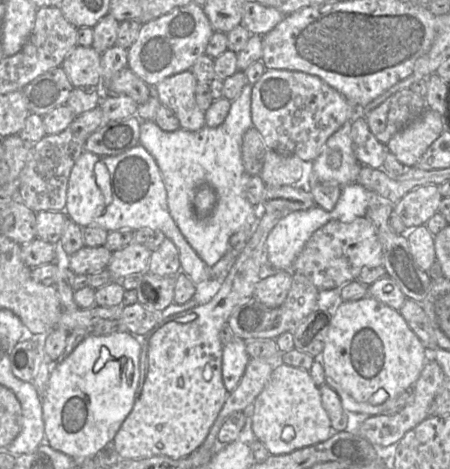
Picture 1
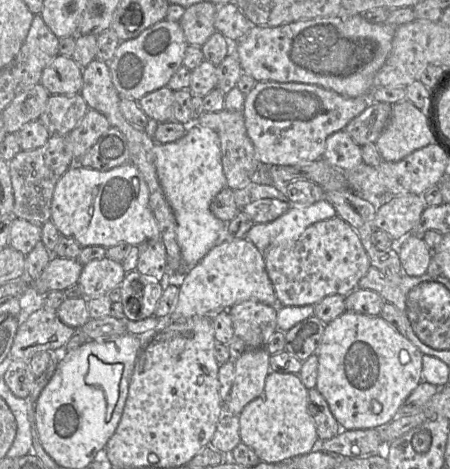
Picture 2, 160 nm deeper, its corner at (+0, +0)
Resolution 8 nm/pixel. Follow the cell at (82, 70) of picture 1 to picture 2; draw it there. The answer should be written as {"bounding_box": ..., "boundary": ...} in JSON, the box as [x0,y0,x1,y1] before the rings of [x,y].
{"bounding_box":[39,55,83,95],"boundary":[[[58,55],[45,67],[39,83],[50,95],[78,94],[83,86],[82,72],[72,57]]]}

